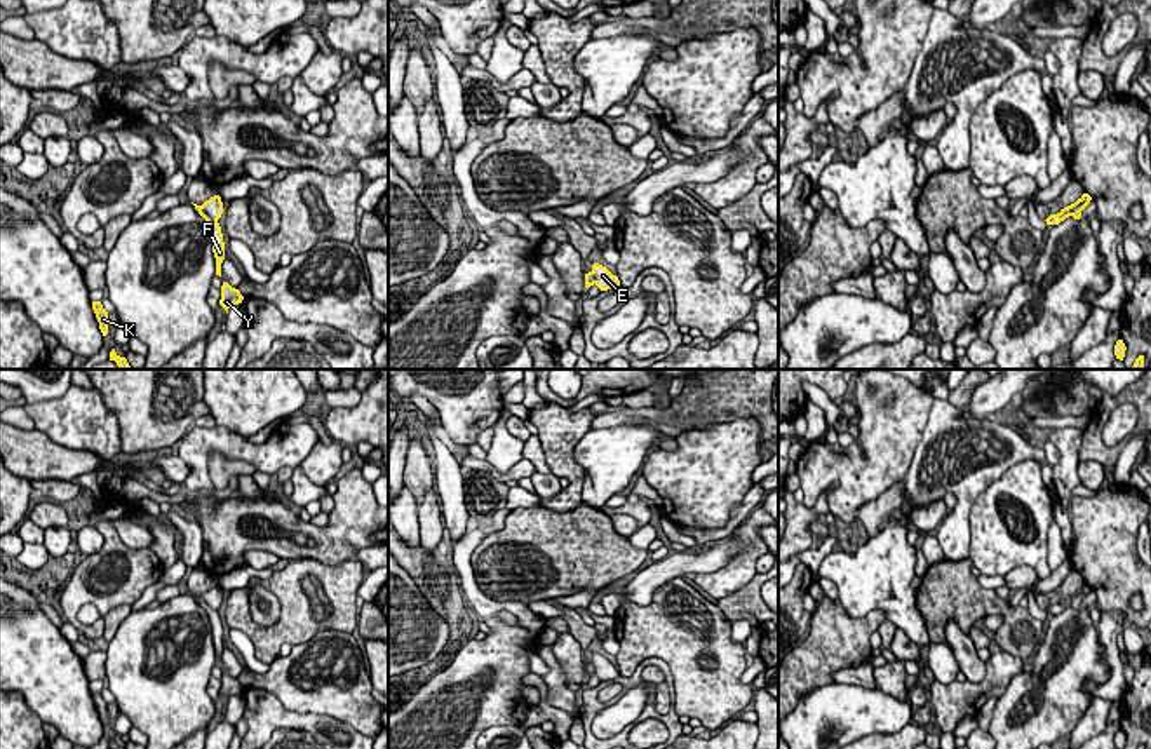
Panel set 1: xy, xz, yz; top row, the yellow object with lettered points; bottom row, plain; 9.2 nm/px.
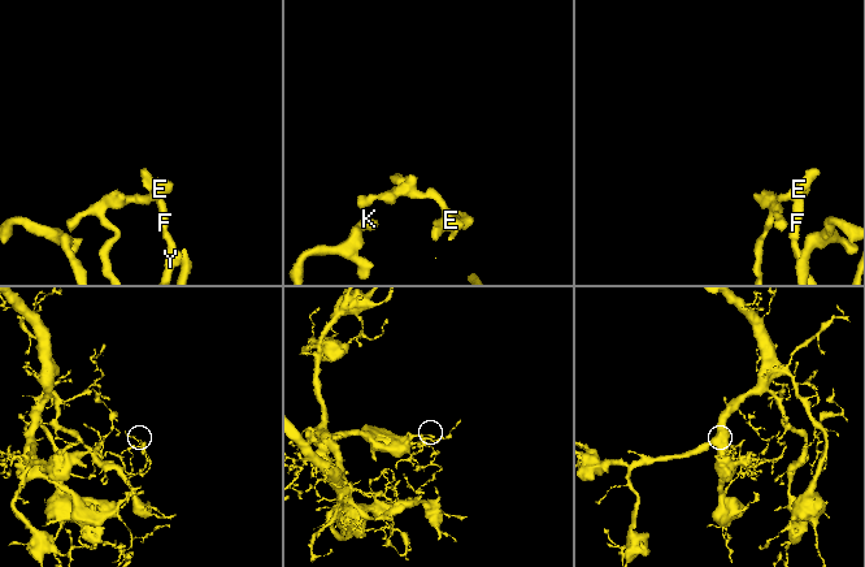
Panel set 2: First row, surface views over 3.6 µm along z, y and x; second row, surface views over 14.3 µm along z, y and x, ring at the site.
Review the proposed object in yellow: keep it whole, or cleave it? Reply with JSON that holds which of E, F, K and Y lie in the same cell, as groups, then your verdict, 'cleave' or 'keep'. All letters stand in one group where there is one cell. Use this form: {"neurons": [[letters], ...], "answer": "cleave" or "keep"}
{"neurons": [["E", "K"], ["F", "Y"]], "answer": "cleave"}

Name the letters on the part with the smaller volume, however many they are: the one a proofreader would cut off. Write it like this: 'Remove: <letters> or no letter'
Remove: F, Y

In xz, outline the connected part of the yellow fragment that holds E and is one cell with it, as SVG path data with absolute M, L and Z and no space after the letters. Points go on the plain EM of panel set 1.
M594 653L592 655L592 664L596 667L596 676L601 679L601 681L608 681L608 679L615 679L620 676L620 671L616 665L613 665L606 657L599 655L599 653Z

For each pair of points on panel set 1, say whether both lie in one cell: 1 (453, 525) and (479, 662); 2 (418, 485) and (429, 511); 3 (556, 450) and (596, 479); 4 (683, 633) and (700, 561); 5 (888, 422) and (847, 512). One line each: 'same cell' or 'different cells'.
1: different cells
2: different cells
3: different cells
4: different cells
5: same cell

